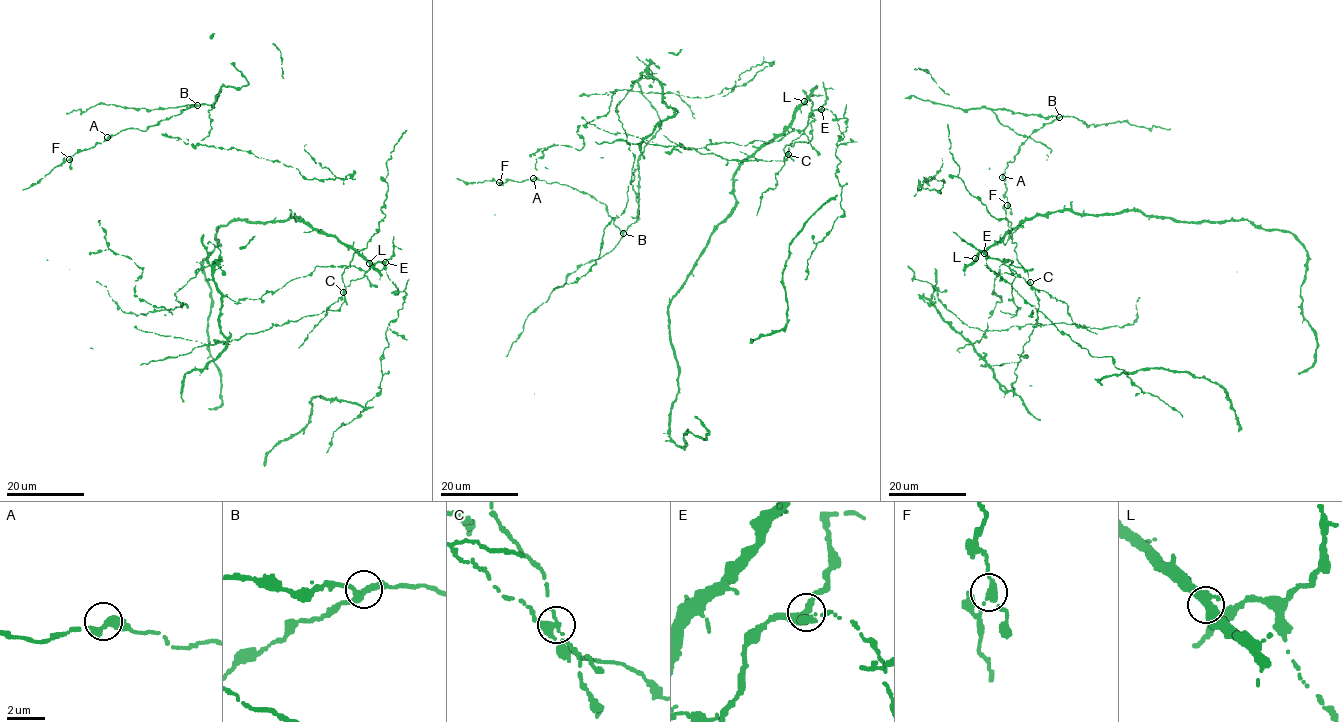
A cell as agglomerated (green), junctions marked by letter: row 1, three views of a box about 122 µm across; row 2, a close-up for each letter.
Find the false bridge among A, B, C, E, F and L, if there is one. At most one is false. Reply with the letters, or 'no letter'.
C

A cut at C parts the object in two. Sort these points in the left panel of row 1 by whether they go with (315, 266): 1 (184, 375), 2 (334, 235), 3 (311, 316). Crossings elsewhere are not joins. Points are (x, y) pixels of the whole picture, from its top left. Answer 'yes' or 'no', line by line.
1: yes
2: yes
3: no

